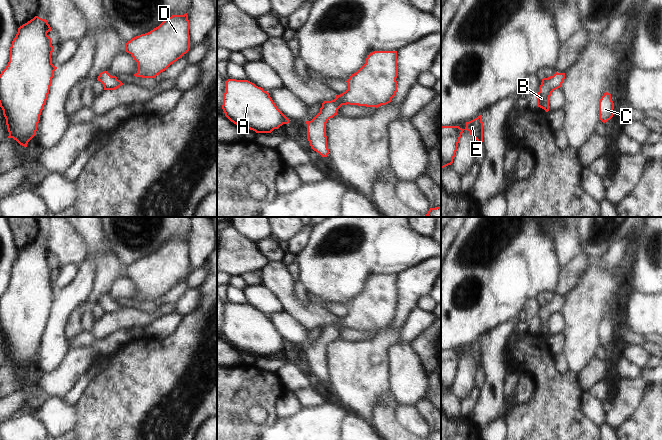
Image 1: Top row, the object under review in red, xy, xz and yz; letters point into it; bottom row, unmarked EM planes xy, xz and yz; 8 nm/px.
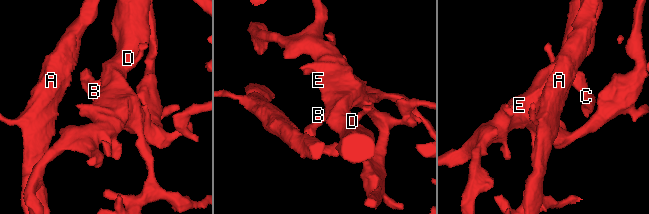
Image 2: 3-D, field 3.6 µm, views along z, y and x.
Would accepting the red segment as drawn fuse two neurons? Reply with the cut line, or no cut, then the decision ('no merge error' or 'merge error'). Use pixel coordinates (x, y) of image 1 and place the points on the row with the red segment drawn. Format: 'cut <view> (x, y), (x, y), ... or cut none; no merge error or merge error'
cut none; no merge error

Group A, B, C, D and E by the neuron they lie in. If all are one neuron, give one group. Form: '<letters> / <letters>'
A B C D E

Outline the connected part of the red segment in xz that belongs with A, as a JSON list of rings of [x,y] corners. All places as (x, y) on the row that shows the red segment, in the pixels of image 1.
[[[228,79],[223,95],[225,116],[243,131],[271,133],[289,119],[277,108],[263,88],[248,80]]]

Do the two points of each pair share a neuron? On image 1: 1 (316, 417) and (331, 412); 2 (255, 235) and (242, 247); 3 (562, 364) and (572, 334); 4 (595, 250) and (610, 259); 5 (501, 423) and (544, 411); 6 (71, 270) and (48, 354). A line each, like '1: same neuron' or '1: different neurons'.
1: same neuron
2: different neurons
3: different neurons
4: different neurons
5: different neurons
6: different neurons

